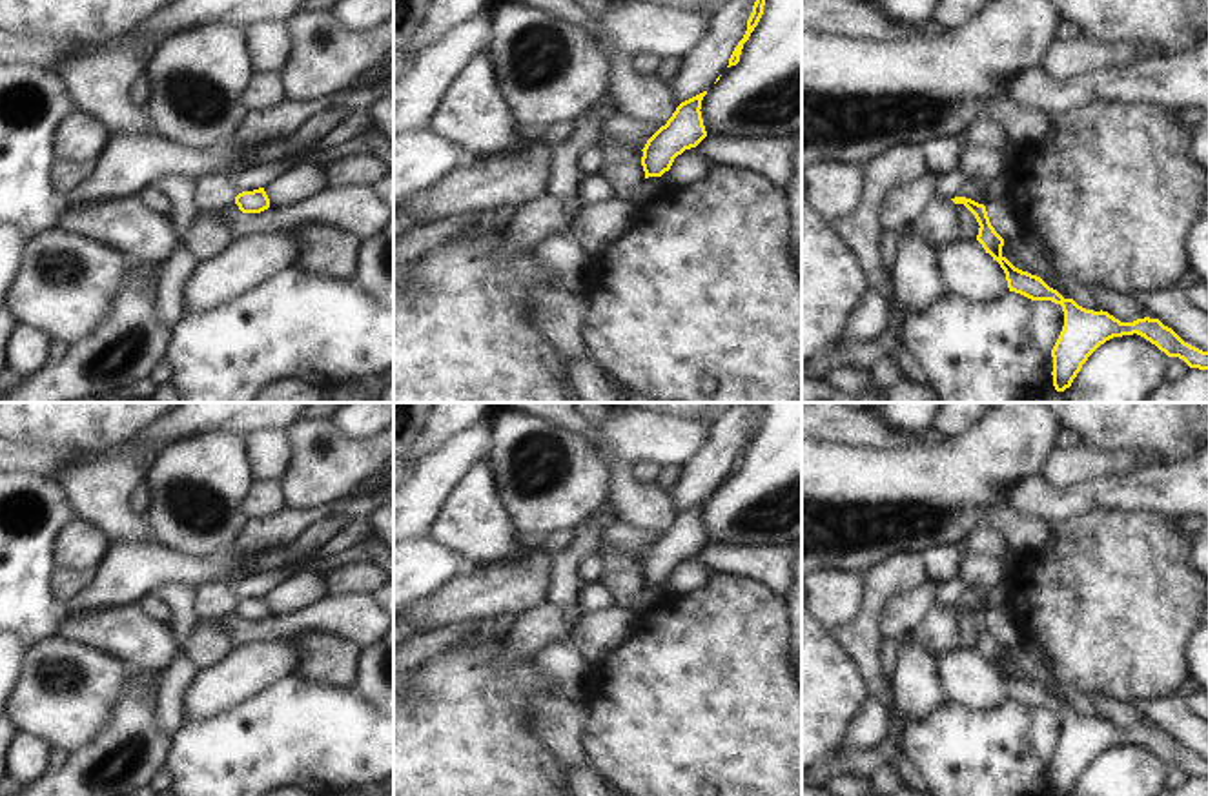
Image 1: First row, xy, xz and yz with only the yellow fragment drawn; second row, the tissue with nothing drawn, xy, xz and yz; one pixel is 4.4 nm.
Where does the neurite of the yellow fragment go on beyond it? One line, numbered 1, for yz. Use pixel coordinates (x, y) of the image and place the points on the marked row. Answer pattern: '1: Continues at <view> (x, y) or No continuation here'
1: No continuation here.

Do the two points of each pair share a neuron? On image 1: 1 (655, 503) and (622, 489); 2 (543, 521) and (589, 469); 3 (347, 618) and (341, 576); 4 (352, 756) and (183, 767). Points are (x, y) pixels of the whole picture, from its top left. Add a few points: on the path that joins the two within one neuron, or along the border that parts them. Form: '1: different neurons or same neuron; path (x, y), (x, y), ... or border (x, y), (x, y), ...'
1: same neuron; path (647, 503), (636, 503), (629, 496)
2: same neuron; path (549, 509), (576, 481)
3: different neurons; border (327, 592), (370, 596)
4: same neuron; path (310, 756), (237, 756), (225, 765)

